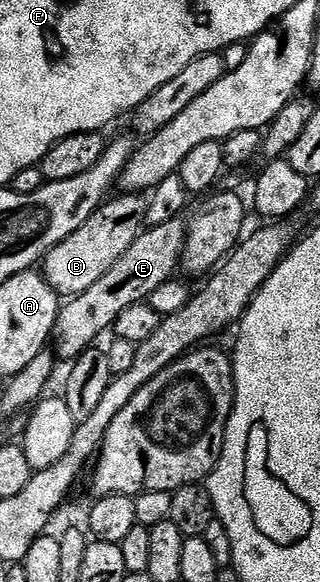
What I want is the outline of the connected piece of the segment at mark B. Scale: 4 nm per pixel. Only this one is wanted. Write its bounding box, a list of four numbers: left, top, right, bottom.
[41,193,148,297]

